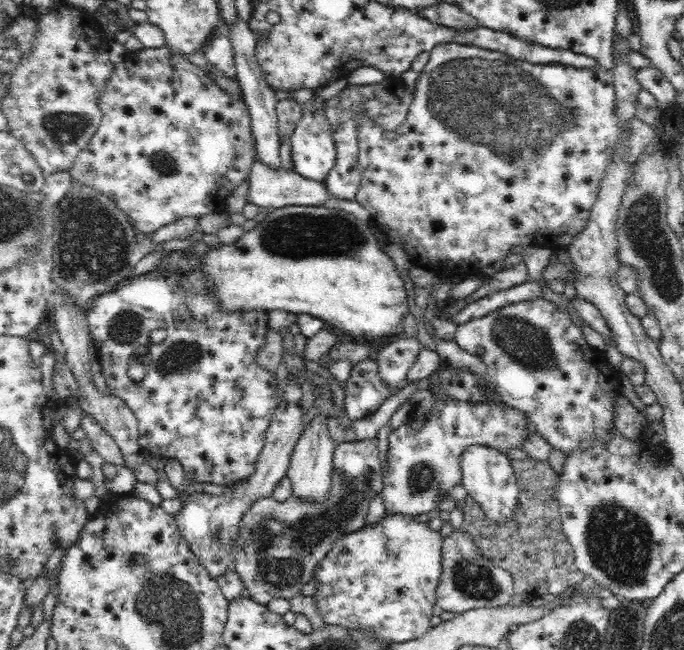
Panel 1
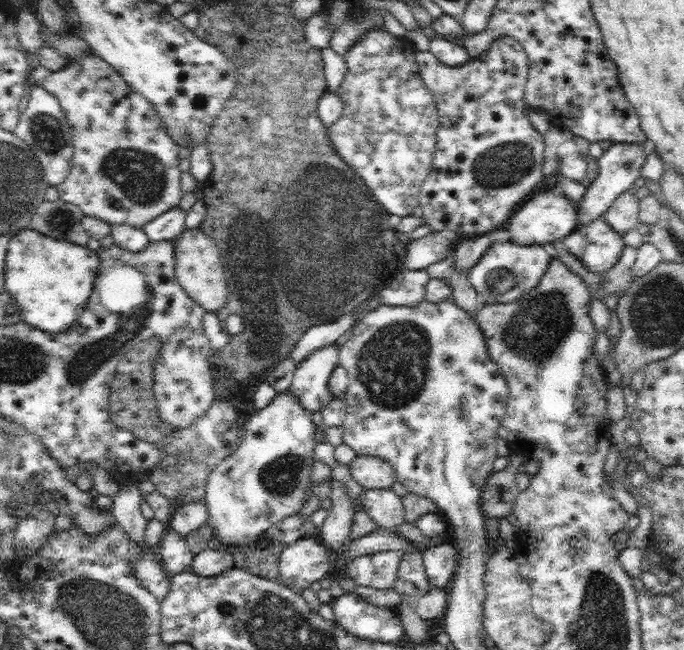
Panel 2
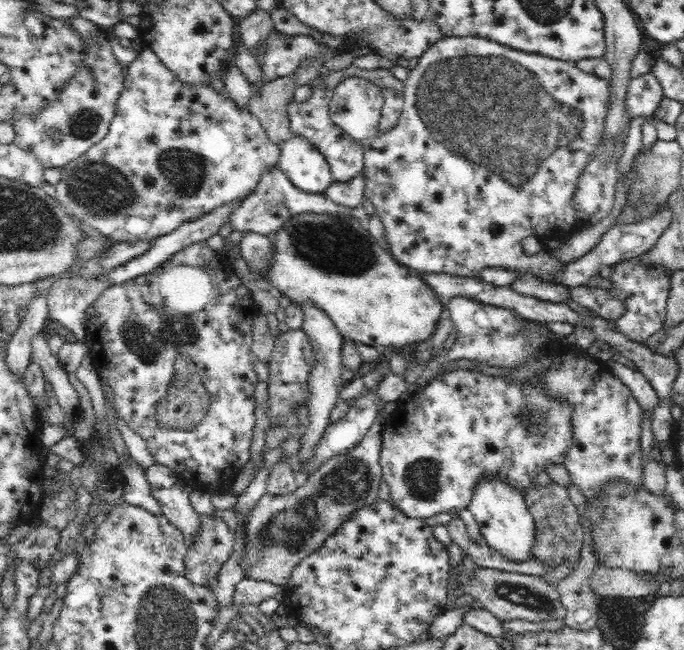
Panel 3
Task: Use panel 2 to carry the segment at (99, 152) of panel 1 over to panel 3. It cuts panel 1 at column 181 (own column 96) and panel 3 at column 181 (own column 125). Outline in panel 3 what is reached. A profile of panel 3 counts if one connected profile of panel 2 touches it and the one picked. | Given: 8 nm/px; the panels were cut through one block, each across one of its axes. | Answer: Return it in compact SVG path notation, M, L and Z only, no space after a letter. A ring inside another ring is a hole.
M144 48L128 68L110 132L98 146L92 146L68 168L62 168L56 198L70 210L72 218L88 230L92 228L108 236L110 242L156 240L182 224L208 216L220 206L254 194L262 176L278 168L280 154L280 144L270 142L268 132L250 110L240 108L234 100L226 102L206 84L184 84L162 64L156 52Z

